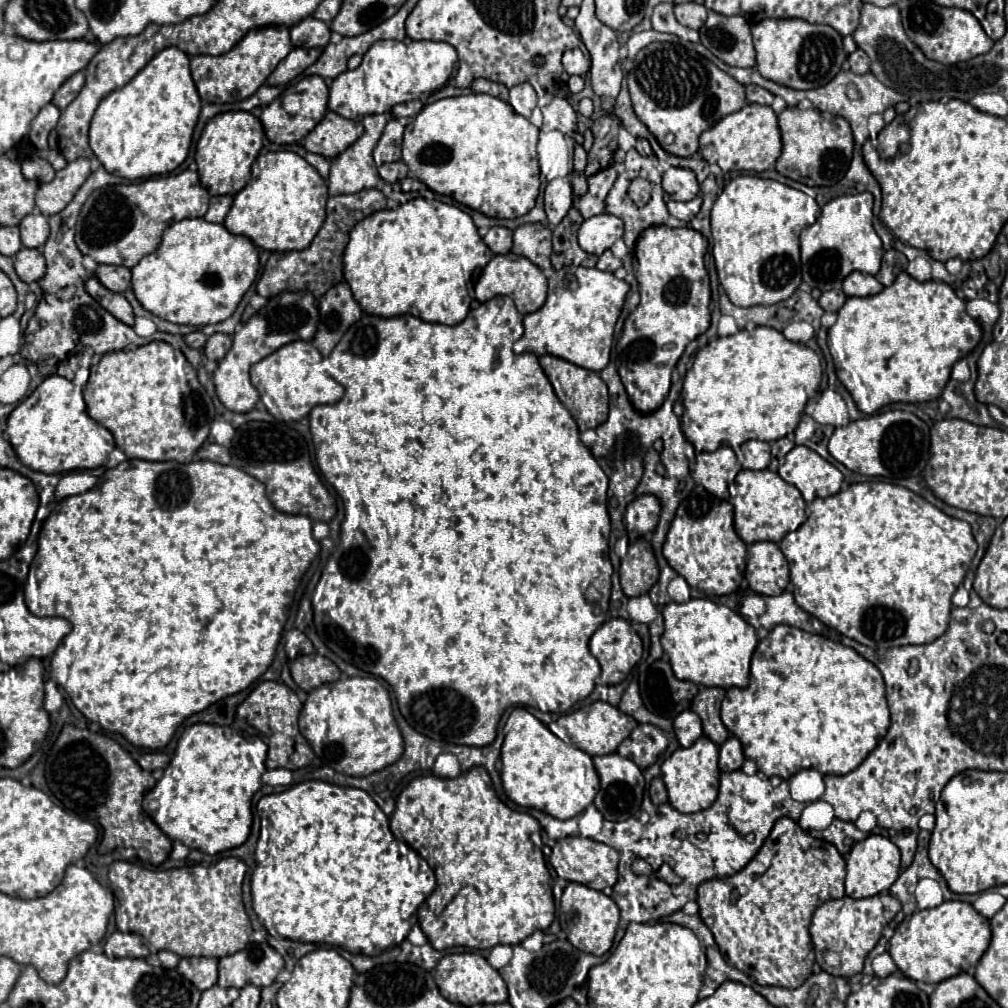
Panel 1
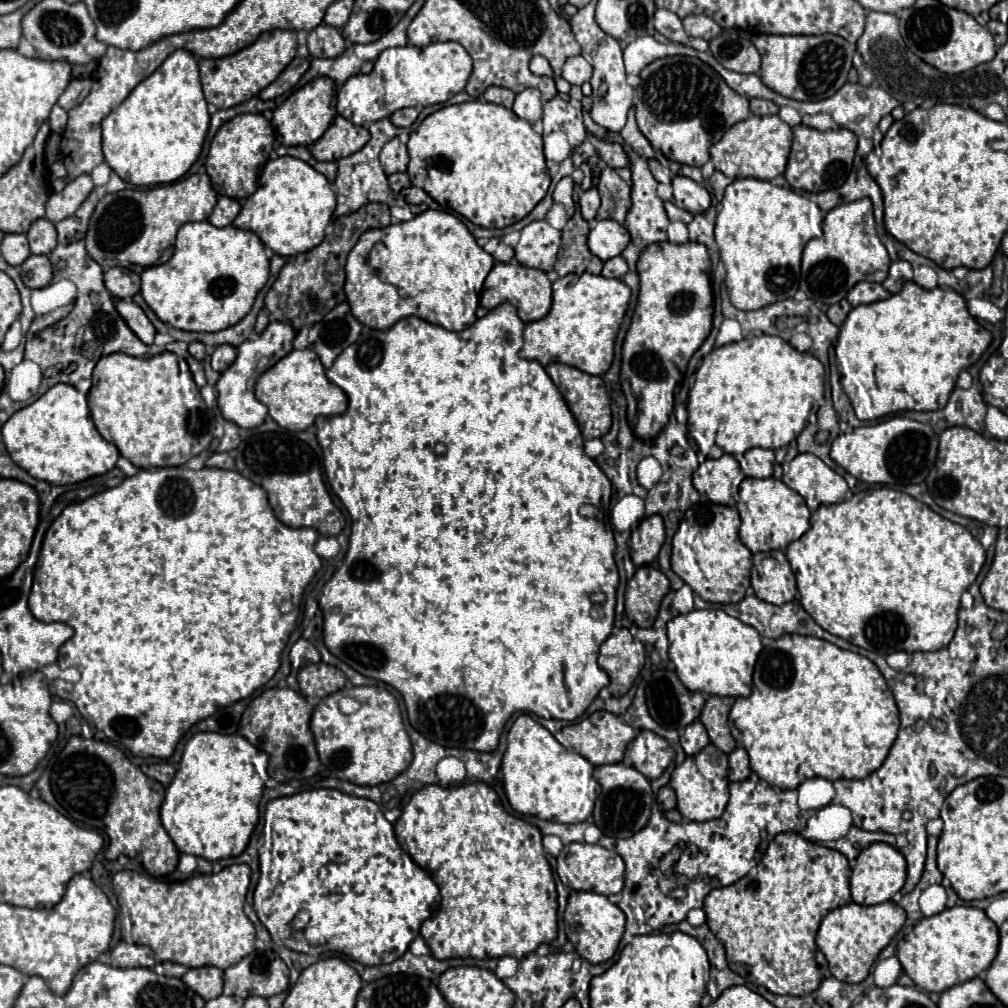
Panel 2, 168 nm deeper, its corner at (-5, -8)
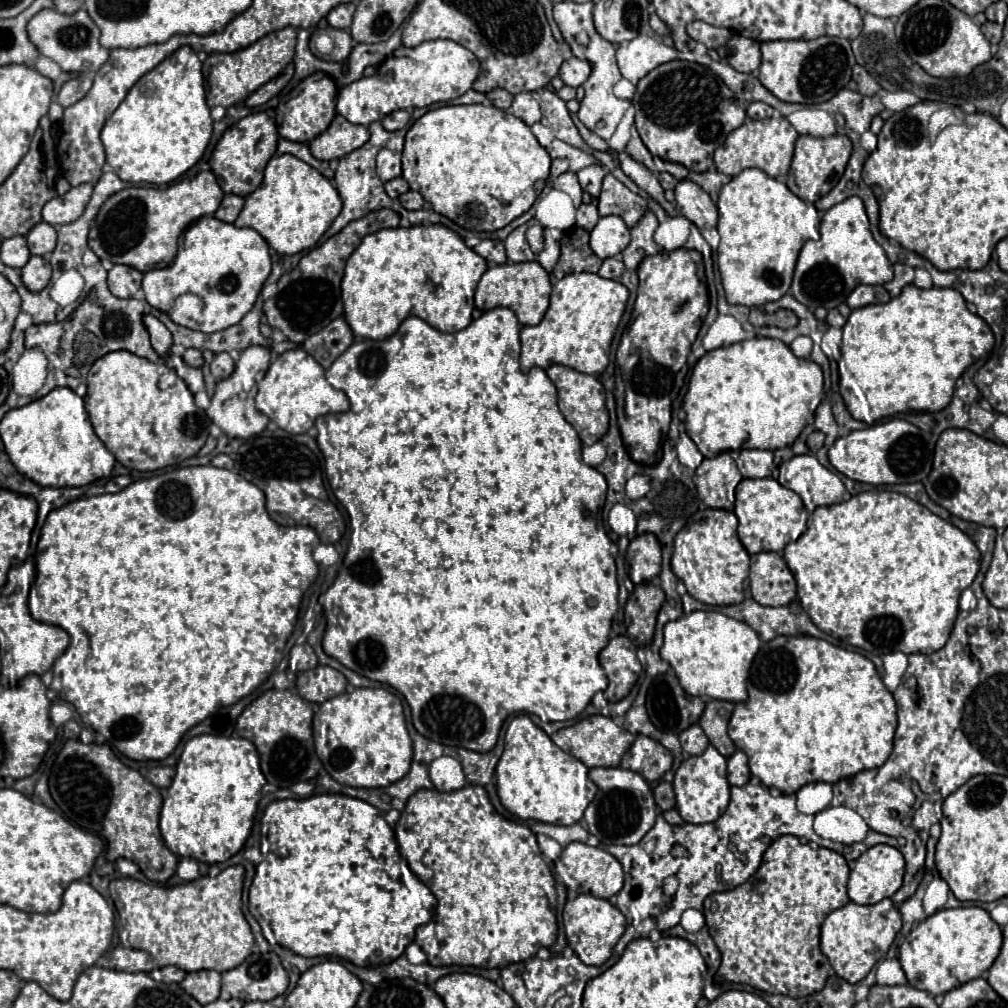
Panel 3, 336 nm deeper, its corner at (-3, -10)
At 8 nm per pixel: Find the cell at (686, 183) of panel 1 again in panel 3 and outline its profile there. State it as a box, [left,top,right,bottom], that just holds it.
[674,180,718,230]

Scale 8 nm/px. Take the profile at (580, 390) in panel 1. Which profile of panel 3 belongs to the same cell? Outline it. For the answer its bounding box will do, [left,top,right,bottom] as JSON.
[546,364,608,446]

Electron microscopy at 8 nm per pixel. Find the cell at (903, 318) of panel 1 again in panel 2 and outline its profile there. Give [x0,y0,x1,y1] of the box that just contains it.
[836,282,992,421]

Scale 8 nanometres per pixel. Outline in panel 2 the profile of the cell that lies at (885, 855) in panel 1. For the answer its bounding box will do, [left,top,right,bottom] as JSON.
[850,842,906,904]

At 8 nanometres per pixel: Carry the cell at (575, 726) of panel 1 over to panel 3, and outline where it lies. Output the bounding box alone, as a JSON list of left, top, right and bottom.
[551,716,634,768]

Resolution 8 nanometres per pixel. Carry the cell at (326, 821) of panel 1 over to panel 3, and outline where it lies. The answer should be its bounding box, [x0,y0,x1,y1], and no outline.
[250,794,436,968]

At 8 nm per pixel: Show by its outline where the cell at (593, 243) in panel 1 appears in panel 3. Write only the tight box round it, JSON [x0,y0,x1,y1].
[590,216,630,258]

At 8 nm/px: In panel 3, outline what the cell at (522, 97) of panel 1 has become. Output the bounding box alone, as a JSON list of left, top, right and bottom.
[510,92,542,126]

